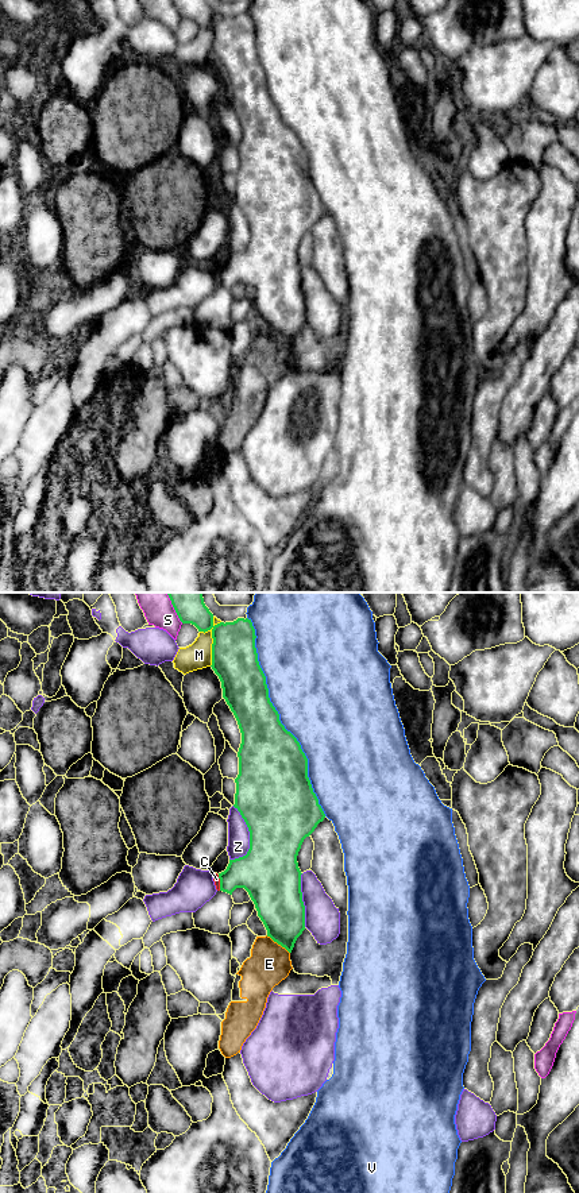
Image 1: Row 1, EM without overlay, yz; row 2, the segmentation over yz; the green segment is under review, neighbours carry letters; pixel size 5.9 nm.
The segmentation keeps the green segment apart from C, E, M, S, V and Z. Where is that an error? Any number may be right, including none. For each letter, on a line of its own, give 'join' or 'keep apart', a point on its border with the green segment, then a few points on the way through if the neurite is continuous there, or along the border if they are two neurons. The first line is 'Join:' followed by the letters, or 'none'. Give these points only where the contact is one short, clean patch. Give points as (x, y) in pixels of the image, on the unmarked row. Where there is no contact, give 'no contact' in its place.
Join: none
C: keep apart; contact yz (220, 278); border yz (217, 270), (220, 285)
E: keep apart; contact yz (278, 339)
M: keep apart; contact yz (213, 37)
S: keep apart; contact yz (177, 10)
V: keep apart; contact yz (278, 112)
Z: keep apart; contact yz (250, 234)

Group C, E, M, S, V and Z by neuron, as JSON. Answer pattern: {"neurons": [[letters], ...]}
{"neurons": [["C"], ["E"], ["M"], ["S"], ["V"], ["Z"]]}

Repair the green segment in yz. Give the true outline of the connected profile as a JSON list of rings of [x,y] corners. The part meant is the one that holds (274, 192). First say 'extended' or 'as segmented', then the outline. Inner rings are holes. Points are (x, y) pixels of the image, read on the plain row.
as segmented; [[[205,0],[173,3],[182,19],[192,19],[198,27],[212,27],[211,62],[221,77],[223,93],[242,128],[233,202],[248,223],[250,244],[246,251],[229,255],[227,265],[219,269],[220,286],[232,290],[236,283],[244,283],[267,325],[267,332],[292,348],[297,333],[305,325],[302,269],[297,251],[304,235],[325,213],[308,173],[308,154],[297,134],[281,119],[279,109],[270,97],[266,72],[258,57],[256,31],[251,15],[238,13],[233,18],[215,20],[213,9]]]

